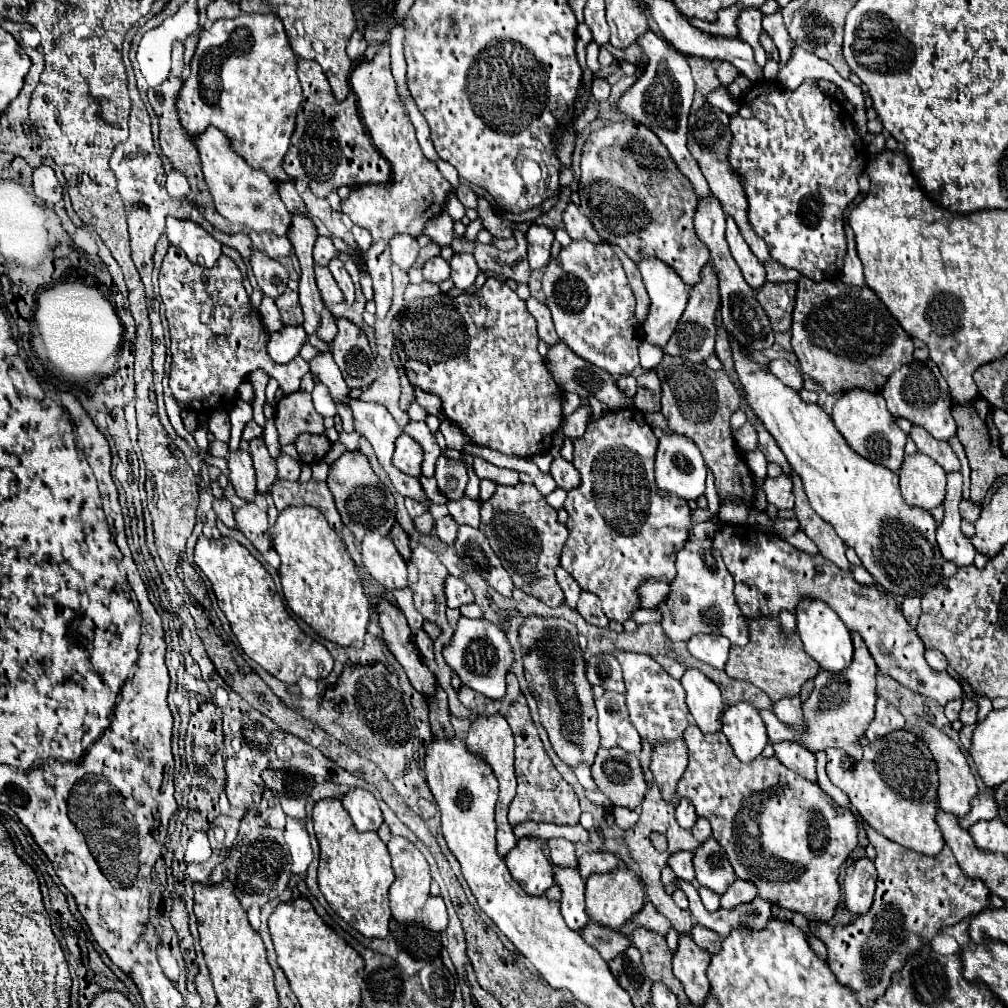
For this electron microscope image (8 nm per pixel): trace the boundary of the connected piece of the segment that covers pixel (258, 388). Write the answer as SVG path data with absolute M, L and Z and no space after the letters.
M262 369L255 370L250 374L248 380L251 382L255 392L253 407L253 420L264 429L265 421L261 419L261 412L265 403L265 388L270 377Z

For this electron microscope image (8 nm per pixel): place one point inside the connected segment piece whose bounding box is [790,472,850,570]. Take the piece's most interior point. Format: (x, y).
(830, 545)

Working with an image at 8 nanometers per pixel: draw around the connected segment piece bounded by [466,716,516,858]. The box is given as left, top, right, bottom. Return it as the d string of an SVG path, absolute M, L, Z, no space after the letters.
M478 716L476 722L472 722L468 738L466 738L466 748L474 752L476 756L482 756L486 764L492 768L498 784L500 784L500 796L496 804L496 840L498 840L498 856L504 858L516 844L512 826L508 824L508 806L516 794L516 776L514 776L514 736L510 732L508 722L502 716Z

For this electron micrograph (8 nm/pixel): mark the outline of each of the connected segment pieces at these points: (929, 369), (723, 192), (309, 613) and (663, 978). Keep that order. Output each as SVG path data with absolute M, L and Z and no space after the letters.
M928 358L928 360L914 360L910 364L904 364L898 368L898 372L892 372L888 382L884 384L882 396L888 404L888 410L894 416L906 418L912 424L924 426L934 438L938 440L948 440L956 434L956 422L952 418L952 400L948 392L948 384L940 374L940 368Z
M704 104L700 110L692 110L690 112L690 118L688 118L688 150L690 154L694 156L694 160L698 162L704 178L708 180L710 184L710 190L712 194L720 200L724 212L728 216L732 216L740 228L740 234L744 236L744 240L748 242L750 250L756 254L756 258L760 262L770 262L772 256L766 248L766 242L750 228L750 222L748 222L748 200L746 200L746 194L742 190L742 176L738 176L732 168L730 168L730 158L728 158L728 148L730 148L730 128L728 128L728 122L730 116L724 114L720 108L714 108L710 104Z
M290 506L280 512L274 526L274 550L282 558L282 592L292 612L322 638L340 646L364 644L370 598L364 592L356 566L328 520L310 506Z
M638 928L638 932L634 932L632 936L632 942L642 952L642 962L650 980L666 984L678 996L678 1000L686 1004L688 998L684 994L684 988L680 980L672 974L672 952L666 944L666 938L654 936L654 932L646 932L646 928Z

